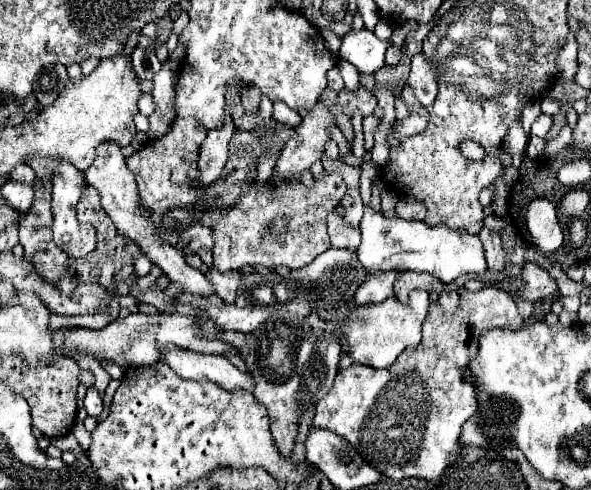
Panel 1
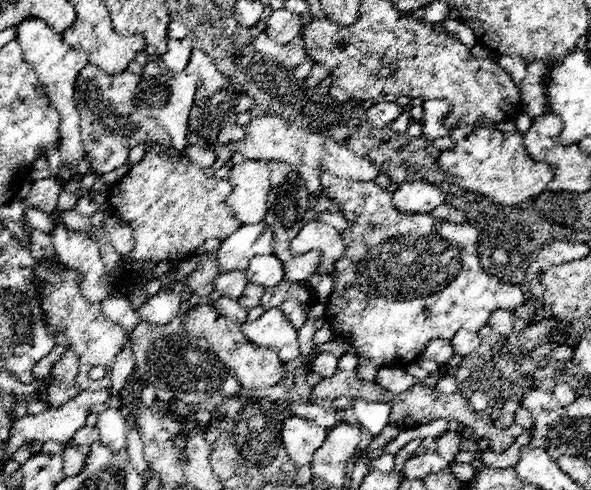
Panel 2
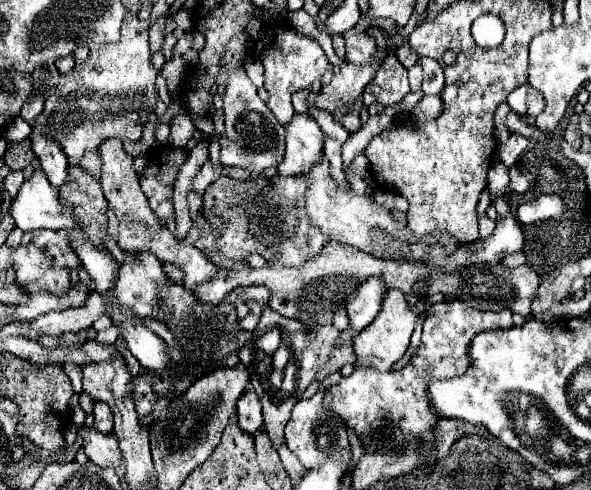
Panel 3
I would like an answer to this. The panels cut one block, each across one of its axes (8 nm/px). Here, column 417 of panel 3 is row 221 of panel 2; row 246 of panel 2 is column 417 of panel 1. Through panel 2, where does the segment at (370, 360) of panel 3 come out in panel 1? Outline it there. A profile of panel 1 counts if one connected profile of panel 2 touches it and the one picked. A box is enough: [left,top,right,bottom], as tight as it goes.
[342,290,428,368]

